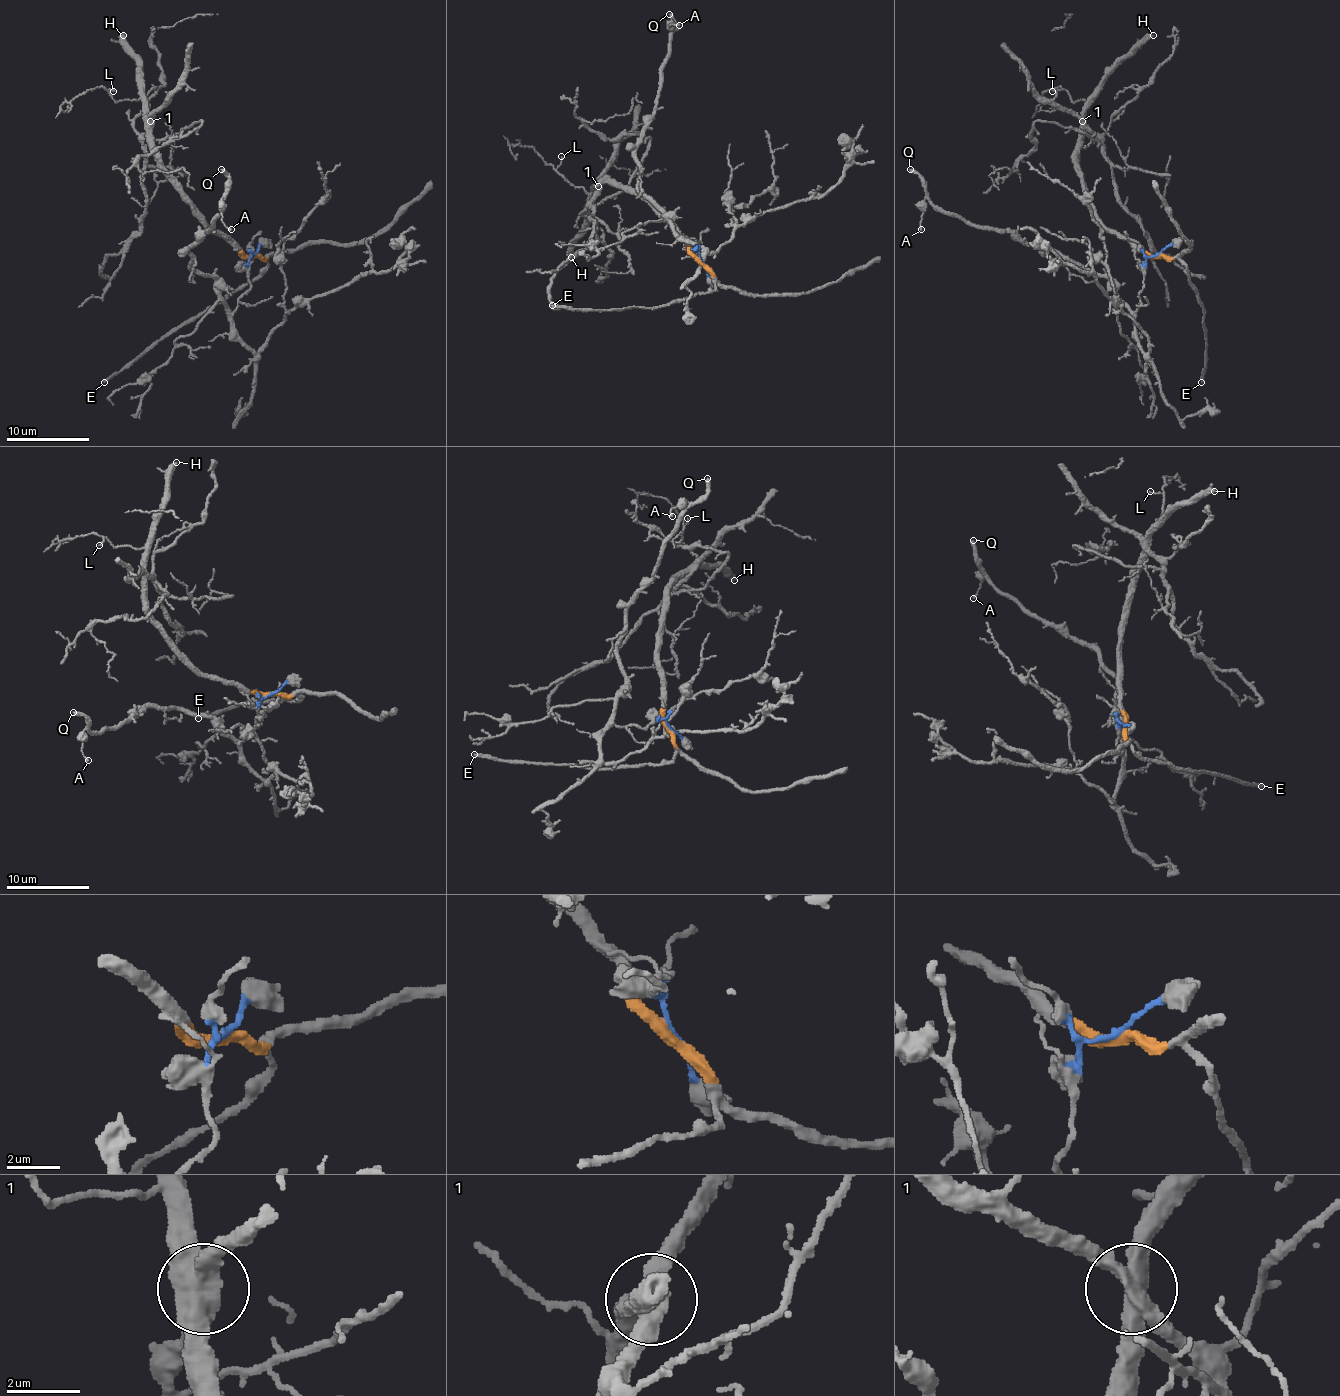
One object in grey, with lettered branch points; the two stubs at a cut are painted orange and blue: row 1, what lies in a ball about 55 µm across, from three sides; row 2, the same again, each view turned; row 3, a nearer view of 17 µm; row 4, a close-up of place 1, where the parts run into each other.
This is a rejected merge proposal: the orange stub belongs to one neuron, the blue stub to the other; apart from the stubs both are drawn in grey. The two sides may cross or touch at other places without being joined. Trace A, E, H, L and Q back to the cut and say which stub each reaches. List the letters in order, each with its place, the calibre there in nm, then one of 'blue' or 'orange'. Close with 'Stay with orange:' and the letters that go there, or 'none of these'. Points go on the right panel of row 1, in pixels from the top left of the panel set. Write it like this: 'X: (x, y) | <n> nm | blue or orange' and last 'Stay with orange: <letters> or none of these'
A: (921, 229) | 150 nm | blue
E: (1201, 382) | 200 nm | orange
H: (1153, 35) | 440 nm | orange
L: (1052, 91) | 110 nm | orange
Q: (910, 169) | 320 nm | blue
Stay with orange: E, H, L

